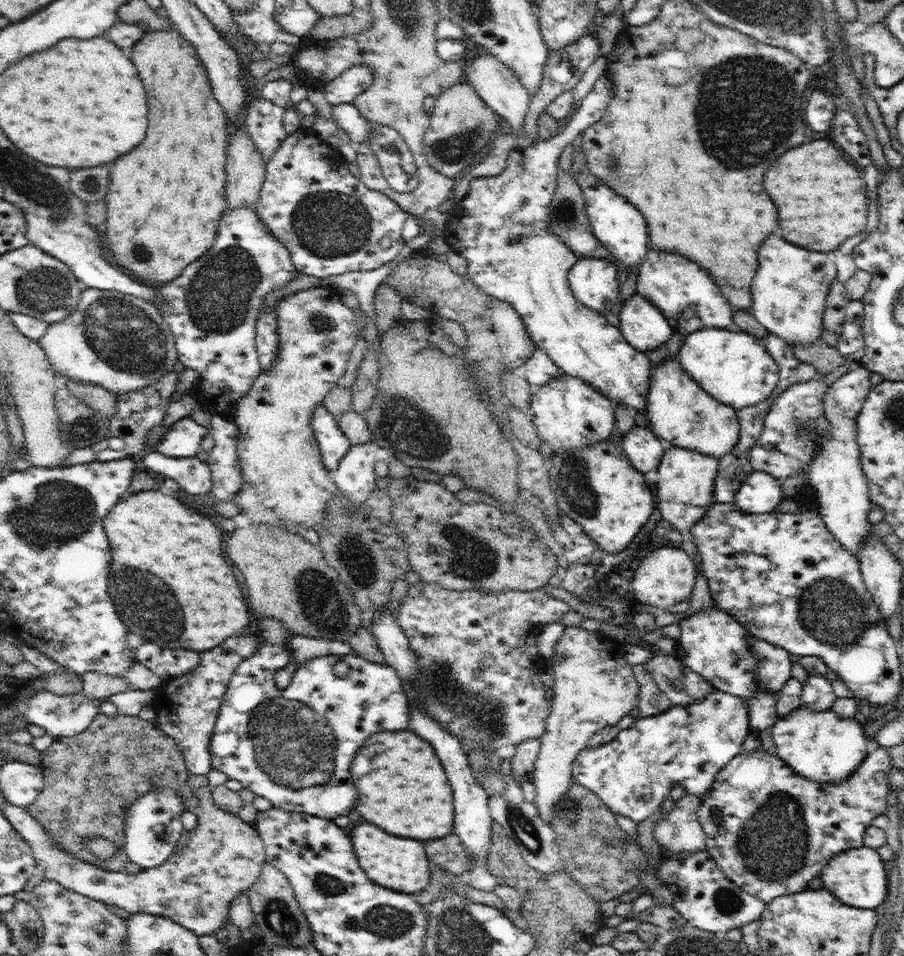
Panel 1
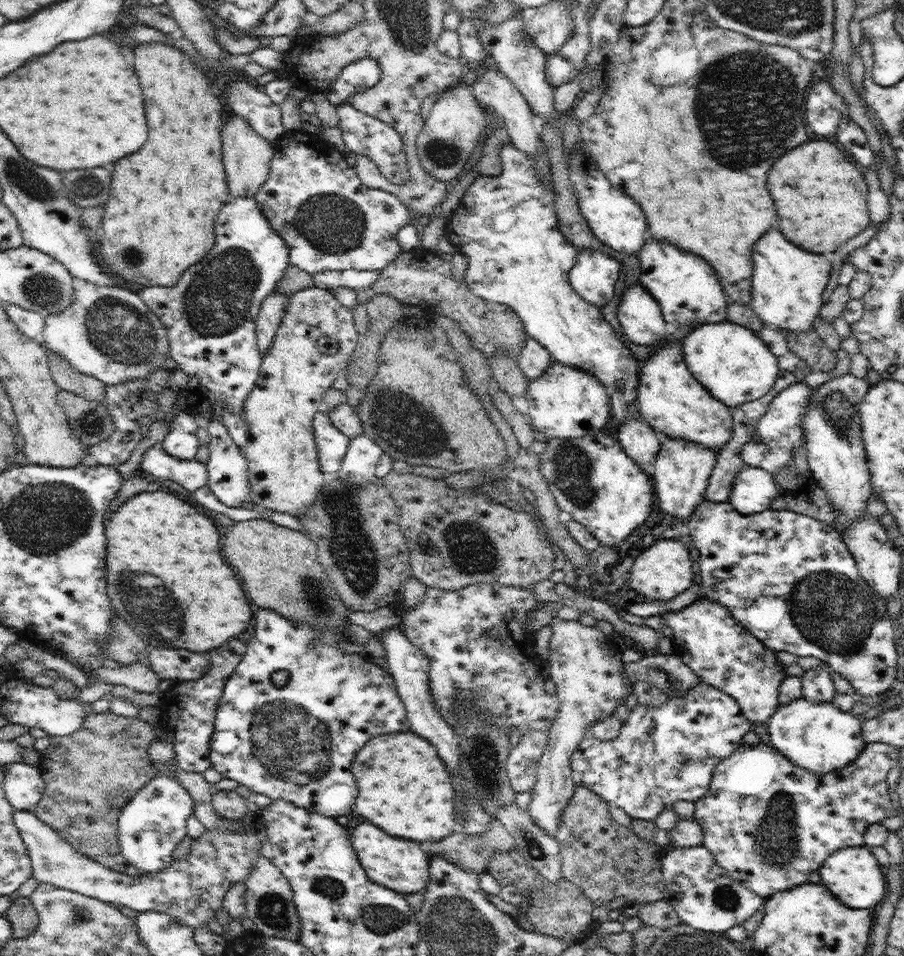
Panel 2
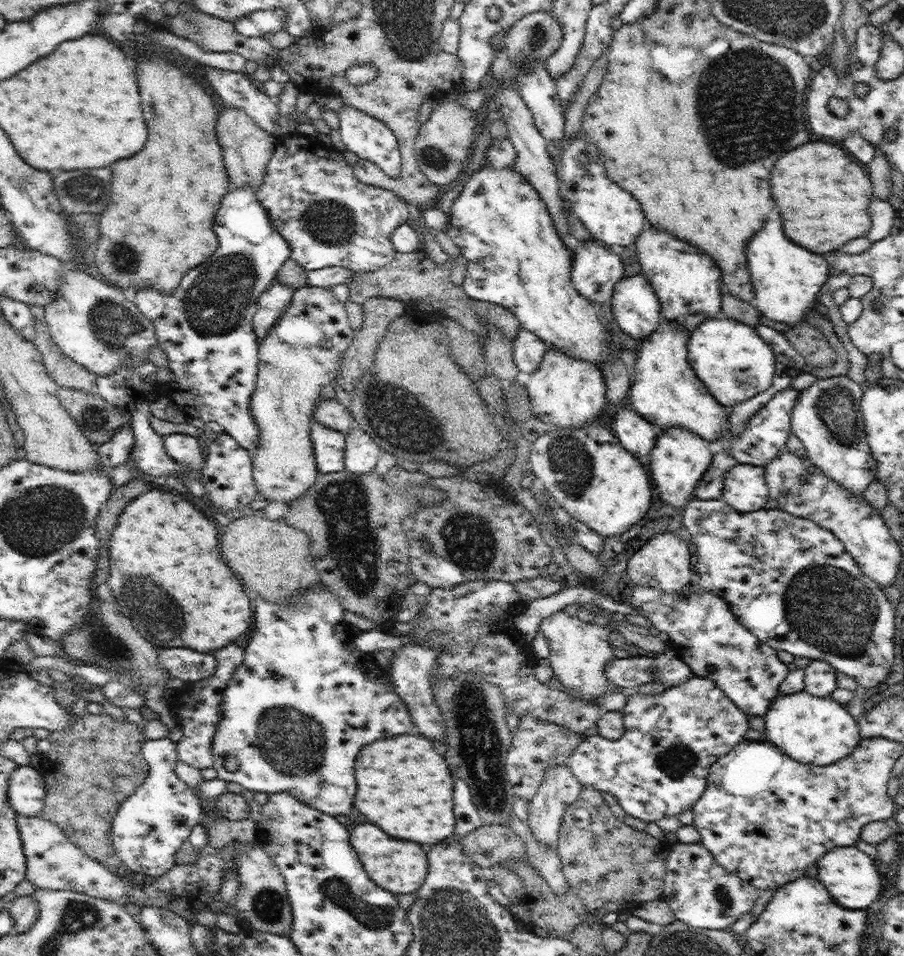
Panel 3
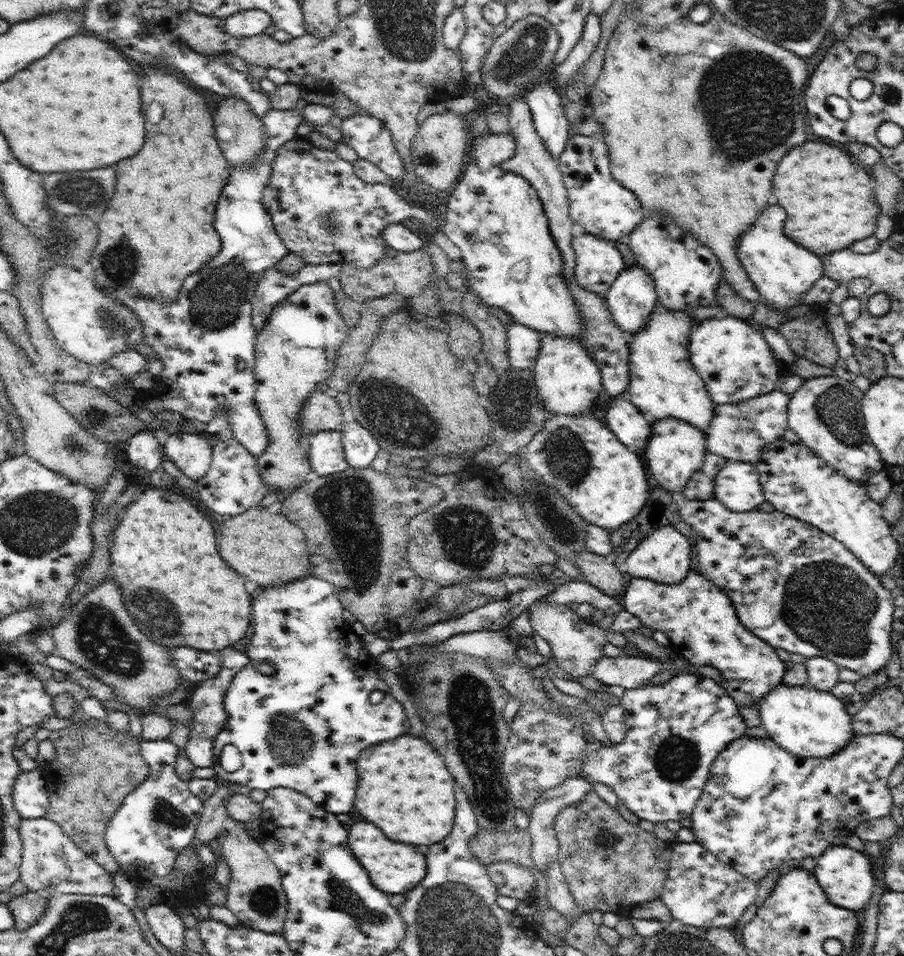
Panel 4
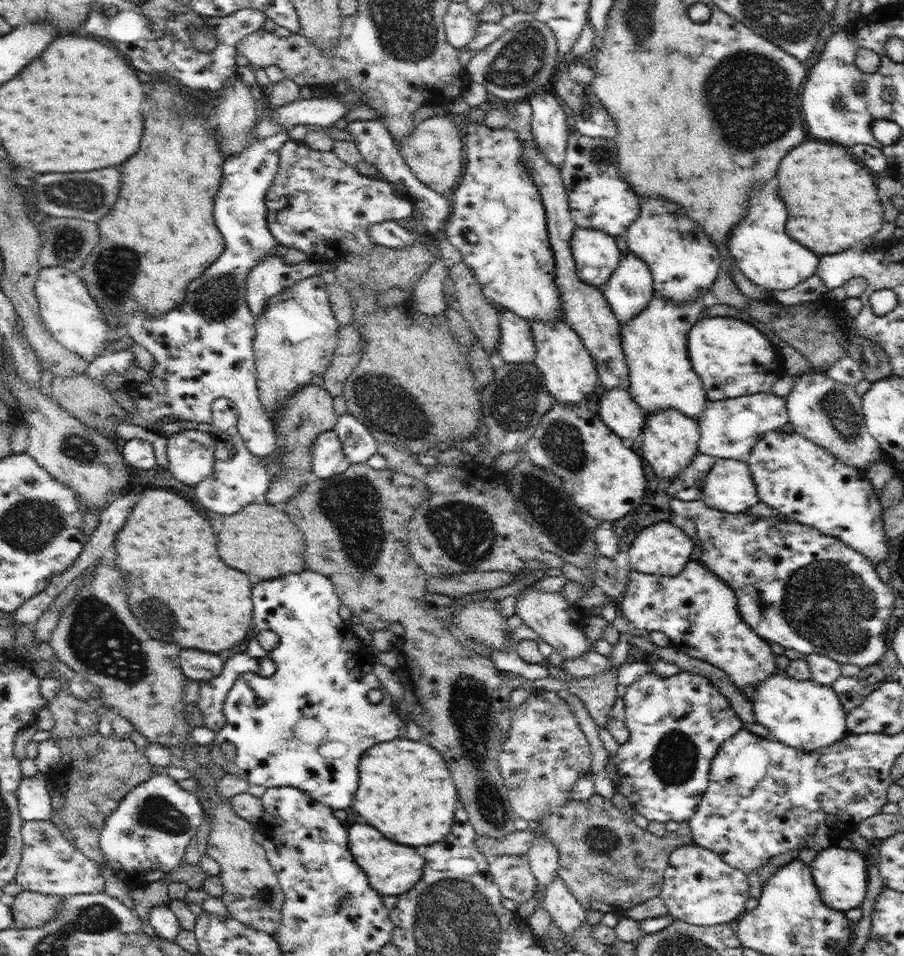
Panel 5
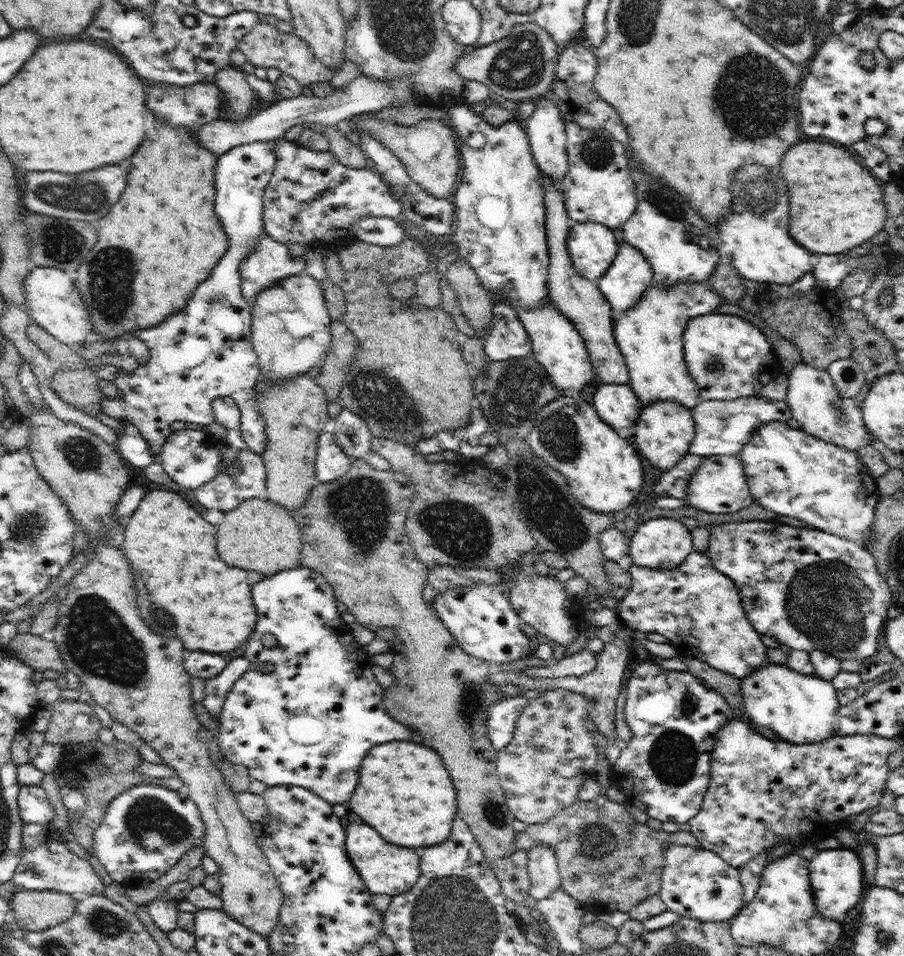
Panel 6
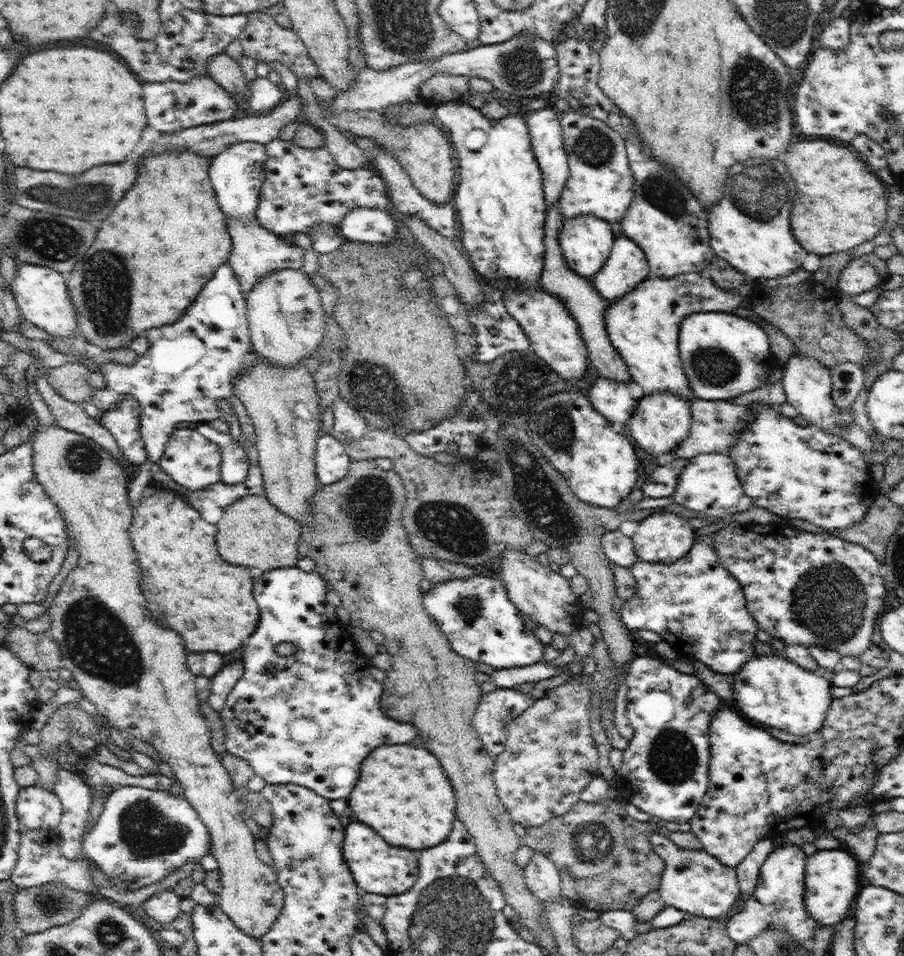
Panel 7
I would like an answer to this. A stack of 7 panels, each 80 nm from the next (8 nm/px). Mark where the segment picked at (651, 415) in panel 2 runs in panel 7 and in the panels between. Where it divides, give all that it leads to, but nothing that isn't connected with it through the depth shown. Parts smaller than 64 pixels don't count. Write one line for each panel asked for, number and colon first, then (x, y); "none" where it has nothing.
3: (666, 391)
4: (663, 383)
5: (661, 376)
6: (650, 335)
7: (644, 325)

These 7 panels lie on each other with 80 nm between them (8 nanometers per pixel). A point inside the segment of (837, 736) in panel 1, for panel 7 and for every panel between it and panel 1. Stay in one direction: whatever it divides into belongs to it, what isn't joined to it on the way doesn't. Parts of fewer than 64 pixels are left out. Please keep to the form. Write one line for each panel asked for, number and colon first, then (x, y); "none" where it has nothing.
2: (821, 738)
3: (812, 729)
4: (808, 722)
5: (803, 714)
6: (801, 709)
7: (770, 690)

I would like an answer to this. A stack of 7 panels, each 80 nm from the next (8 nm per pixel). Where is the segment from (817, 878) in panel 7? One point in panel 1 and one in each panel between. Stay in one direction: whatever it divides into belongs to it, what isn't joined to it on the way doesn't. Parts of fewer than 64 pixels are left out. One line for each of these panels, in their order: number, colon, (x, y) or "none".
1: (857, 877)
2: (853, 875)
3: (850, 875)
4: (845, 874)
5: (841, 874)
6: (836, 875)

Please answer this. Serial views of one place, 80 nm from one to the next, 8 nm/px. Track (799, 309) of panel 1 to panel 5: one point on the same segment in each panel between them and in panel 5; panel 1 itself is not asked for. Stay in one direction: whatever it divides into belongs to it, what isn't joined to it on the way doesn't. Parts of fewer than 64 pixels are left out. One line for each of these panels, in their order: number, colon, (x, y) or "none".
2: (787, 284)
3: (786, 279)
4: (782, 271)
5: (758, 244)

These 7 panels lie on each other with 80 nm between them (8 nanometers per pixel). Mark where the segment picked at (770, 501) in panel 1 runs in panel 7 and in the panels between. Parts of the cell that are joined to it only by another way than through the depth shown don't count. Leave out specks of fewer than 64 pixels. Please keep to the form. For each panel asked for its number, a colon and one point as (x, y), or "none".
2: (754, 489)
3: (744, 486)
4: (737, 484)
5: (728, 486)
6: (719, 485)
7: (708, 484)

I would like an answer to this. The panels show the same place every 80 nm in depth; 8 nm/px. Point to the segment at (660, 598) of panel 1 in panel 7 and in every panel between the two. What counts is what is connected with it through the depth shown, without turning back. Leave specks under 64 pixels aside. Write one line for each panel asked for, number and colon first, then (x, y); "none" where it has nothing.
2: (665, 570)
3: (664, 563)
4: (664, 555)
5: (663, 548)
6: (662, 542)
7: (661, 537)

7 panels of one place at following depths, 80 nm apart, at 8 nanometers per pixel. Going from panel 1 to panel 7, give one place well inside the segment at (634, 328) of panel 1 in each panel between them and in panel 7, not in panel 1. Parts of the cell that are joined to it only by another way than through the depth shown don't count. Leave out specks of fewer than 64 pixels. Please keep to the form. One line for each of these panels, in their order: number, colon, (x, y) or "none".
2: (641, 318)
3: (635, 307)
4: (632, 298)
5: (628, 291)
6: (626, 281)
7: (627, 266)

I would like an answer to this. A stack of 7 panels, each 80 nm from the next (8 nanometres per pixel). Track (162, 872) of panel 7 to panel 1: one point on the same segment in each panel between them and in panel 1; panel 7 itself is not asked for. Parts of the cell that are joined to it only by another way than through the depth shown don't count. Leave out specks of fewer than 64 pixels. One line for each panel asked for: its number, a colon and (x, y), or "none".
1: (154, 825)
2: (152, 824)
3: (155, 820)
4: (158, 819)
5: (145, 838)
6: (147, 829)

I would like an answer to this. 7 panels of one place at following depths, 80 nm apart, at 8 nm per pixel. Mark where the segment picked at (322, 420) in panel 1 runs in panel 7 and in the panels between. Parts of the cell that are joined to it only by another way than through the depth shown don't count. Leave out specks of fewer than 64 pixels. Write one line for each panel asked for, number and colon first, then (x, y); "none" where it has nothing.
2: (332, 445)
3: (329, 445)
4: (326, 454)
5: (327, 456)
6: (331, 462)
7: (332, 462)

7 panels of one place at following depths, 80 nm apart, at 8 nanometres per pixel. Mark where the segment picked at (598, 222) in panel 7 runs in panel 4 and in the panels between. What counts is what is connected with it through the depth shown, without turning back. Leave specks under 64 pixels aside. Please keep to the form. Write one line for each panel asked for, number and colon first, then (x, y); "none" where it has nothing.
4: (598, 262)
5: (596, 255)
6: (592, 247)

